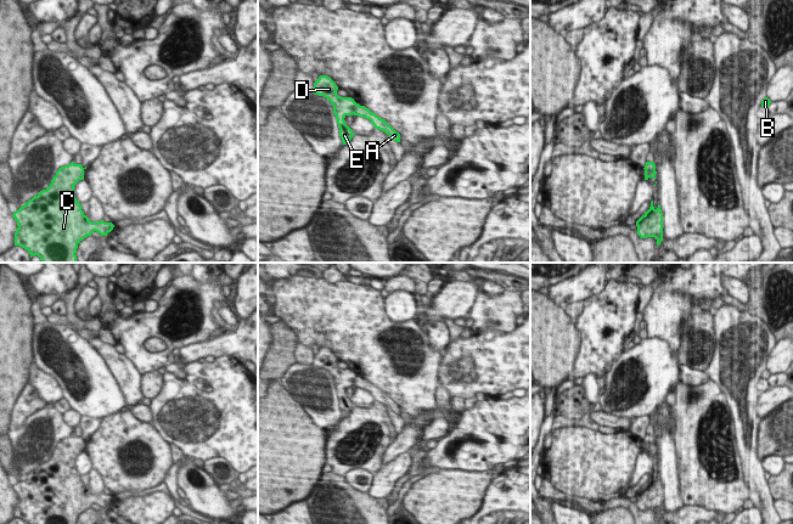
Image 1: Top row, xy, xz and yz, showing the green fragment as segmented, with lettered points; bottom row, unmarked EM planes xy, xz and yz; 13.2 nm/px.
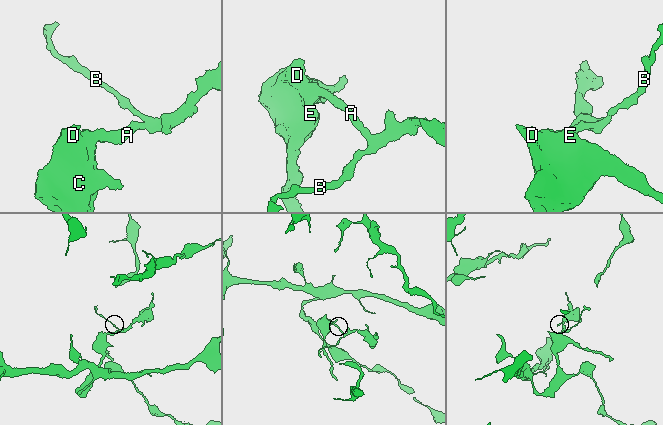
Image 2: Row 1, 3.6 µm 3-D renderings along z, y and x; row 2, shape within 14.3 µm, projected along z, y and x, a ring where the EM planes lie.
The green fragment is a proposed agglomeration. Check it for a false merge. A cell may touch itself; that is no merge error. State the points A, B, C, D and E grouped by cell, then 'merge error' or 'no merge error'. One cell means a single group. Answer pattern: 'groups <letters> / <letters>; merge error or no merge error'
groups A B / C D E; merge error

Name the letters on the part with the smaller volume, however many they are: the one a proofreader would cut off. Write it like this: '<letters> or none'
A, B.

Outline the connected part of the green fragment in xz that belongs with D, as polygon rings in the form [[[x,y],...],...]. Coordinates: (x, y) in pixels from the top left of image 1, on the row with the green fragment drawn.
[[[320,75],[314,83],[313,94],[326,97],[333,106],[333,113],[337,119],[339,128],[339,136],[343,145],[350,142],[354,136],[353,130],[345,124],[344,118],[347,115],[353,115],[353,107],[356,105],[351,97],[341,97],[337,95],[338,86],[327,75]]]

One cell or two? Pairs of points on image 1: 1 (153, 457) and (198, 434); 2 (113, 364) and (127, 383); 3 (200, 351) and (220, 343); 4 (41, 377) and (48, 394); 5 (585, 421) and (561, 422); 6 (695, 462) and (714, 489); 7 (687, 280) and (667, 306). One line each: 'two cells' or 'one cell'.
1: two cells
2: one cell
3: one cell
4: one cell
5: one cell
6: one cell
7: one cell

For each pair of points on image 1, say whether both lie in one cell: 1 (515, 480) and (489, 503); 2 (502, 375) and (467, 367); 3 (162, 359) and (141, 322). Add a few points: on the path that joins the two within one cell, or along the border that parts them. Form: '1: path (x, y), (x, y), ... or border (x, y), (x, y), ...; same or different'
1: path (513, 488), (501, 500), (496, 501); same
2: path (494, 367), (476, 367); same
3: path (150, 359), (139, 348), (139, 334); same

